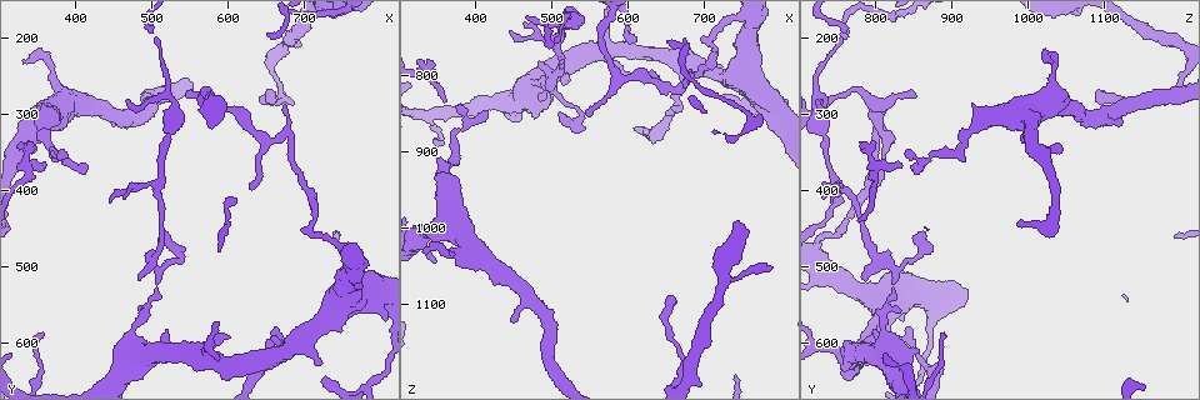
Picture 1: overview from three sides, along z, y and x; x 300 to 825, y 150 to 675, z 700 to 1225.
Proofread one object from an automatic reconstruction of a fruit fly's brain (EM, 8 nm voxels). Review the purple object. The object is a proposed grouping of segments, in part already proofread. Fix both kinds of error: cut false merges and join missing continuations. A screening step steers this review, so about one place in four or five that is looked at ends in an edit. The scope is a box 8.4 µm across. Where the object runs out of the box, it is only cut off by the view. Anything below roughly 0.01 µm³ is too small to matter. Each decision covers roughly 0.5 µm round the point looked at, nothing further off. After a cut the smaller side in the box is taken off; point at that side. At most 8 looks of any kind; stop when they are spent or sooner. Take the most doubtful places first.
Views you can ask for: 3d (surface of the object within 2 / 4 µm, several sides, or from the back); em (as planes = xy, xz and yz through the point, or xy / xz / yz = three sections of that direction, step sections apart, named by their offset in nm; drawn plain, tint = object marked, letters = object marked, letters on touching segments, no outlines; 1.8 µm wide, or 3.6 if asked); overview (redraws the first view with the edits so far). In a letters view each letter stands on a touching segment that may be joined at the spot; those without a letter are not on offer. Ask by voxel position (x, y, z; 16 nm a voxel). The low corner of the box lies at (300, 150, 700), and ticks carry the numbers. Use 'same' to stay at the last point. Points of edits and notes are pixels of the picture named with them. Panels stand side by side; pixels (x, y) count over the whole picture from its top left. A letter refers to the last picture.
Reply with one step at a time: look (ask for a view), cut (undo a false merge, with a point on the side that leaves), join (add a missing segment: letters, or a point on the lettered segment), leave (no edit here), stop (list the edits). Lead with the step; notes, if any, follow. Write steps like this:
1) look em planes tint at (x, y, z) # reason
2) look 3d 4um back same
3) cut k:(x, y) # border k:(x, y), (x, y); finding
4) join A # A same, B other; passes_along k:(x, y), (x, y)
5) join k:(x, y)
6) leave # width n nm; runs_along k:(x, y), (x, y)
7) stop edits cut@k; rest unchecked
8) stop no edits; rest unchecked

look em planes plain at (505, 195, 760) # thin end

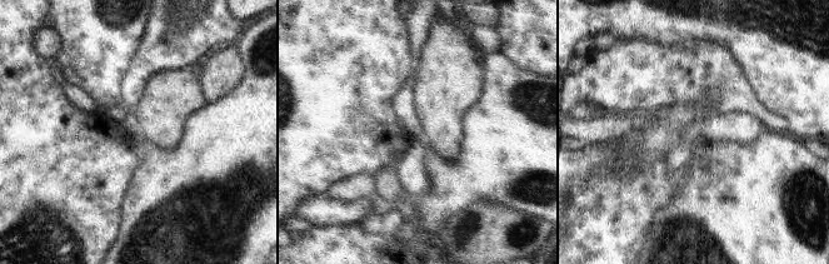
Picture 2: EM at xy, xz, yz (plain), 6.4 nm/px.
look em planes letters same

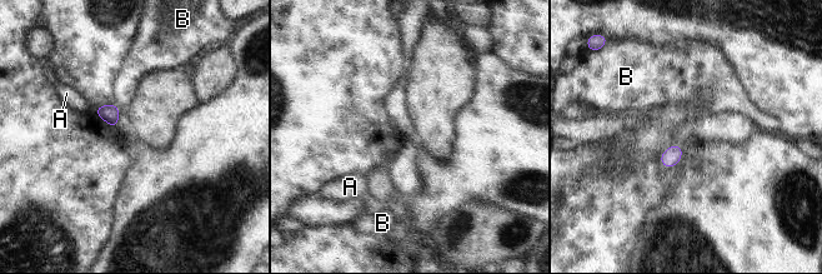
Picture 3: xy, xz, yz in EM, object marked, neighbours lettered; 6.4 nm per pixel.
leave # width 80 nm; A other, B other; border 3:(113, 104), (120, 111); none of them fits

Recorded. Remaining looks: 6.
look em planes plain at (510, 400, 755) # a fork

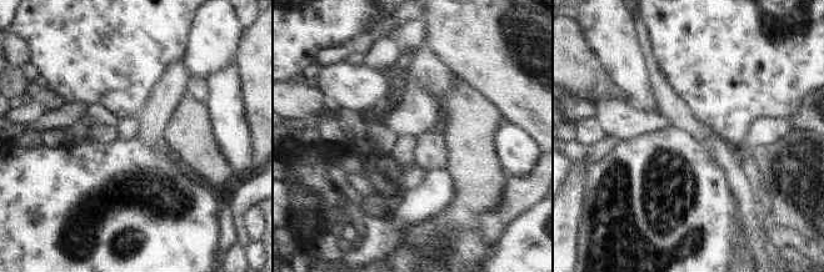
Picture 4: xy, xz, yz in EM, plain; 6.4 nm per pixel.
look em planes tint same

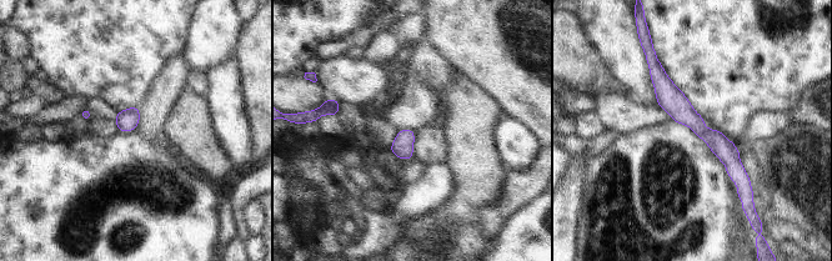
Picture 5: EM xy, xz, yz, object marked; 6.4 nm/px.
look em planes letters same

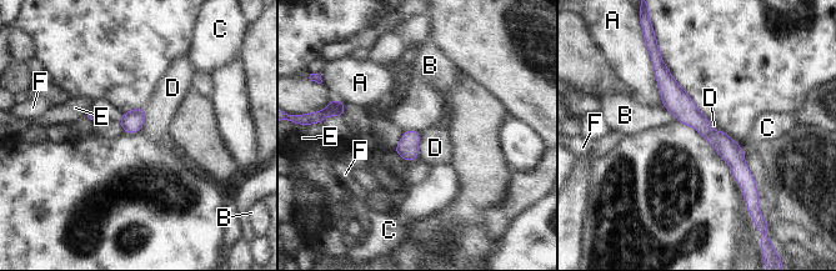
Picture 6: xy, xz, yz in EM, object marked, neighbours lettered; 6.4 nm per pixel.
leave # longest_contact A 320 nm; A other, B other, C other, D other, E other, F other; runs_along 6:(659, 68), (736, 160), (745, 189); one neuron here

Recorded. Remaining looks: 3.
look em xy step 4 letters at (650, 265, 1095) # thin end

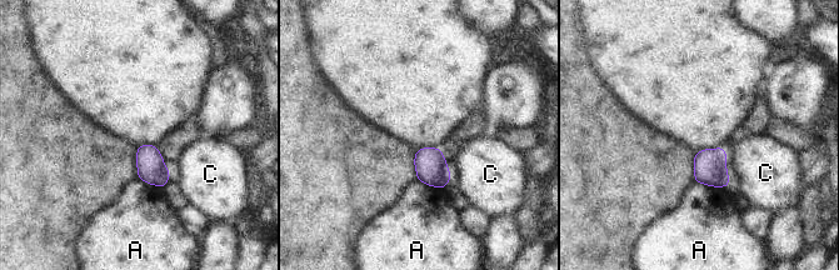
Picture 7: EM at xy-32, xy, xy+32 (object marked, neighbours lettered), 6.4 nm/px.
look em planes letters same

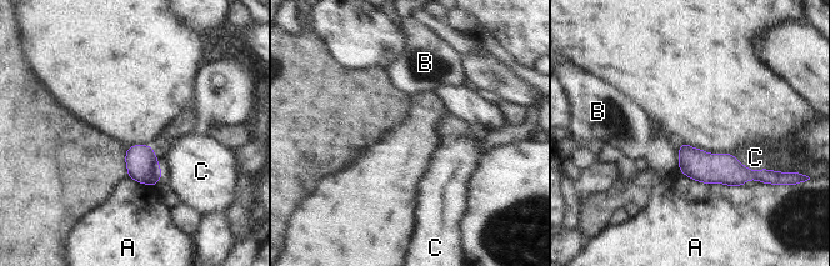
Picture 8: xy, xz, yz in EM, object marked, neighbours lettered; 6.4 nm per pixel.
leave # width 140 nm; A other, B other, C other; none of them fits

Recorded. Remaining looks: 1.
stop no edits; rest unchecked

